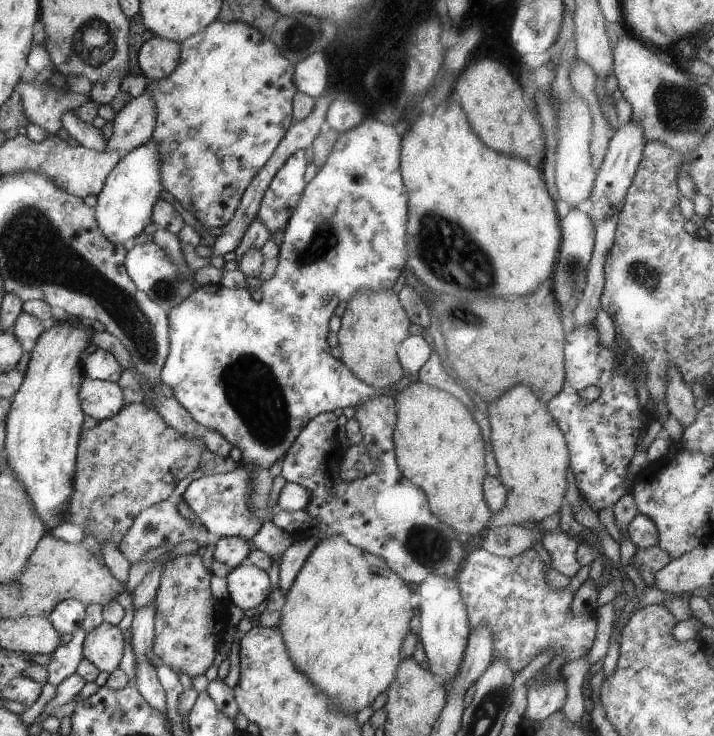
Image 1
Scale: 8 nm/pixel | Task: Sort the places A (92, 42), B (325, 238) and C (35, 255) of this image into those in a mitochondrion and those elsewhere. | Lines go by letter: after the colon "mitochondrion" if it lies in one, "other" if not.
A: mitochondrion
B: mitochondrion
C: mitochondrion

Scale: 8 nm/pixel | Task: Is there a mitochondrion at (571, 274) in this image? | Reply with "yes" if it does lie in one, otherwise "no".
yes

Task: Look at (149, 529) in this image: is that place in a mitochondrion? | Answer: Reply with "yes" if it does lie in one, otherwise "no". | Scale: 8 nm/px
yes

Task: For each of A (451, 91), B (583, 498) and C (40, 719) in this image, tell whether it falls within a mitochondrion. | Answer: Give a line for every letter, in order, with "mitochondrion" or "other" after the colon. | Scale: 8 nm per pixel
A: other
B: other
C: other

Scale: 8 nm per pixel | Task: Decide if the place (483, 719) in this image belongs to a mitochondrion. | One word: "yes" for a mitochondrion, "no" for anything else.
yes

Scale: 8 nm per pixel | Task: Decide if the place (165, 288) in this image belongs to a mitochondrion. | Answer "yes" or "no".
yes

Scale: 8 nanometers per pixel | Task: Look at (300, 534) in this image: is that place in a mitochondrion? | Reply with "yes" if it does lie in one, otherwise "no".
no

